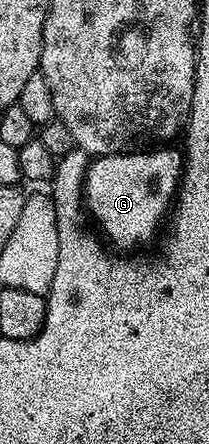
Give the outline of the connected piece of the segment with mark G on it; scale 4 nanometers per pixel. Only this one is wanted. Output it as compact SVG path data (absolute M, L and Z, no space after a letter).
M154 147L149 151L131 151L129 153L113 153L112 155L104 155L103 157L95 157L86 166L86 179L84 182L84 205L90 213L94 216L94 221L96 224L102 228L101 236L105 238L107 242L111 241L115 245L113 248L118 251L138 251L141 245L146 245L154 236L158 233L158 228L163 228L164 222L167 220L168 214L171 212L174 198L178 196L178 191L180 188L180 182L182 179L182 166L184 164L184 157L181 152L178 153L174 147Z

